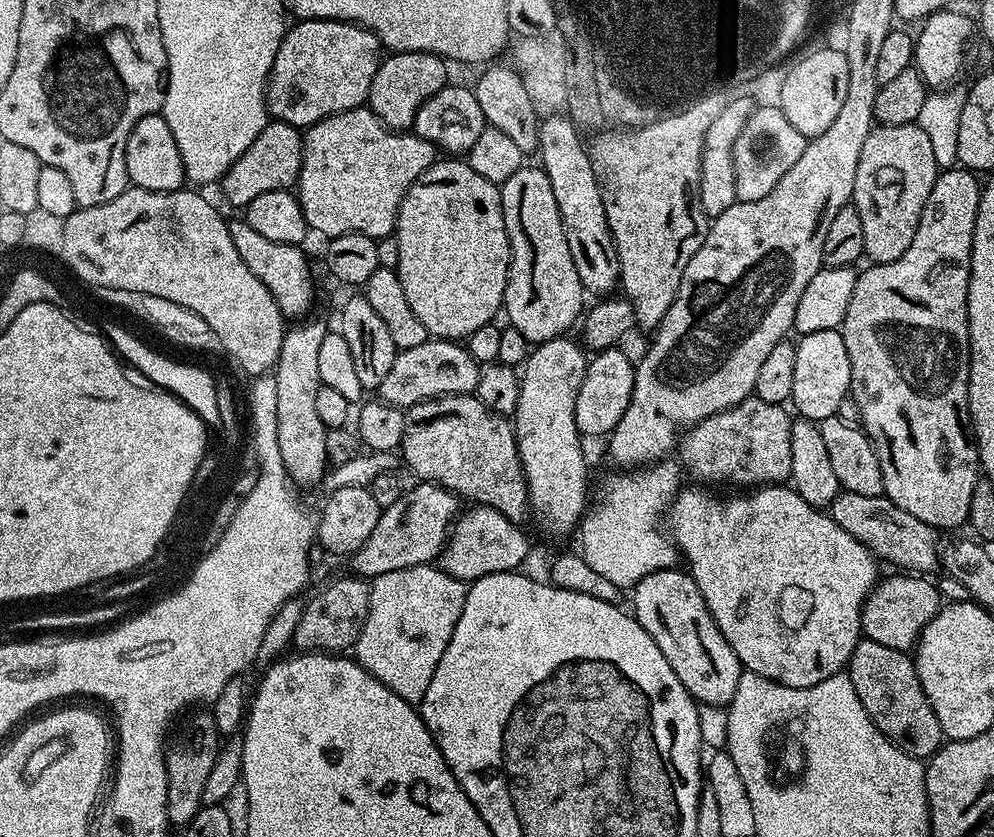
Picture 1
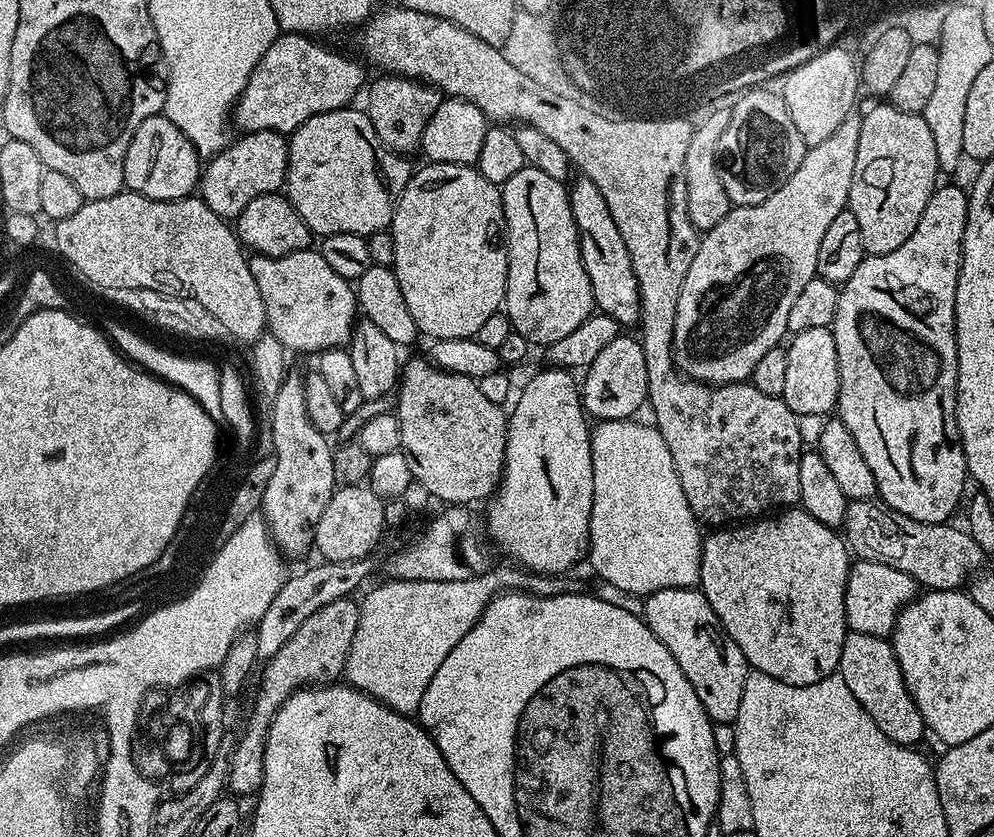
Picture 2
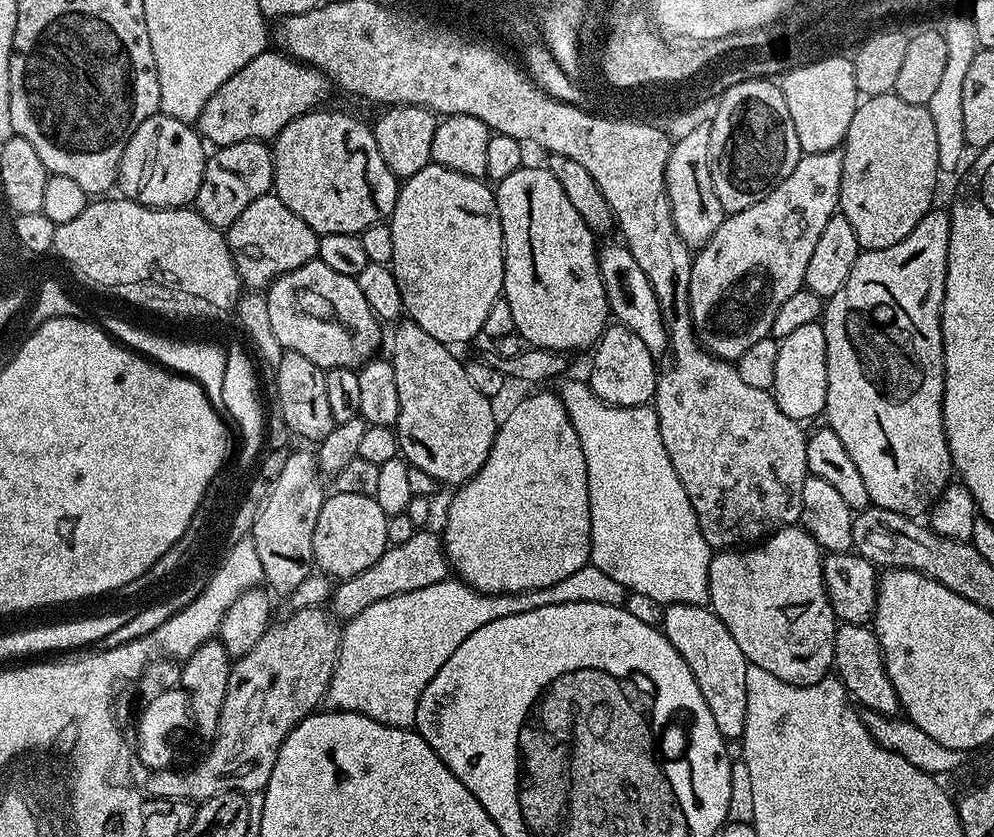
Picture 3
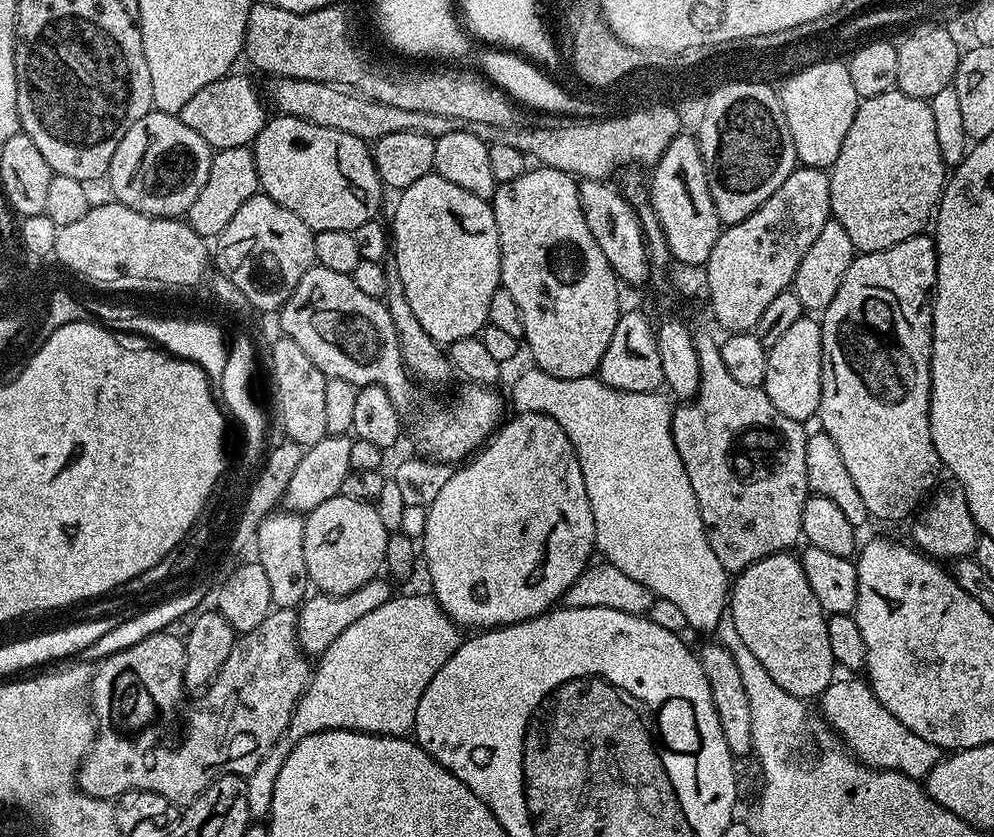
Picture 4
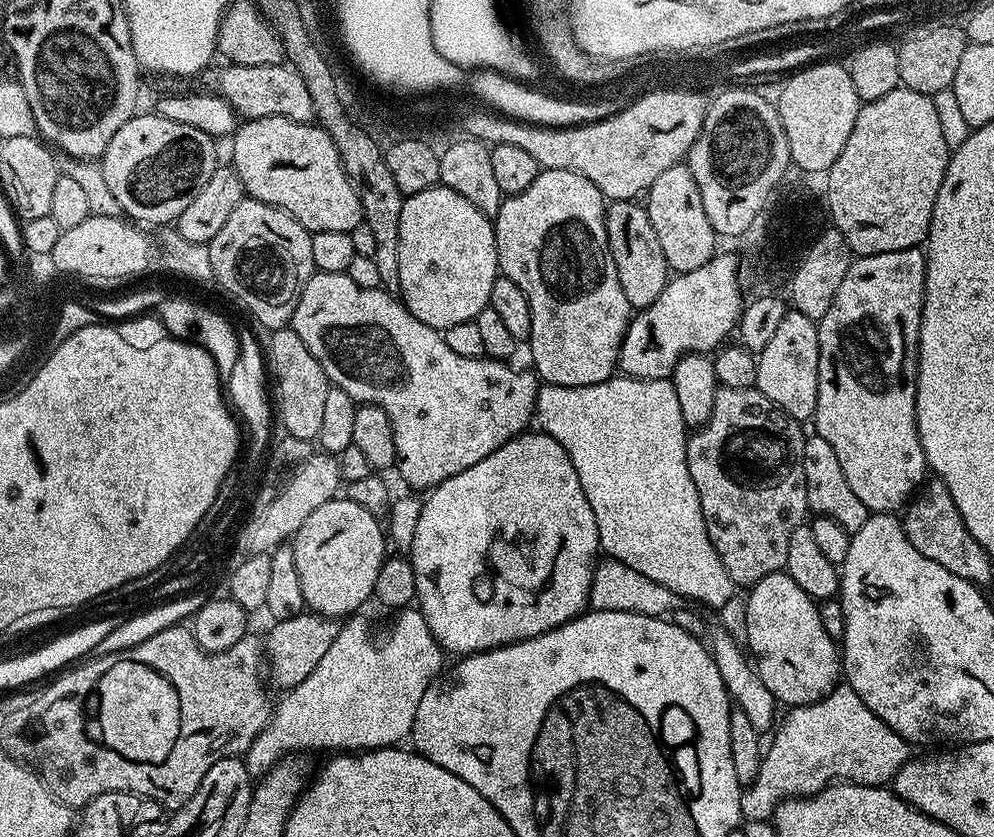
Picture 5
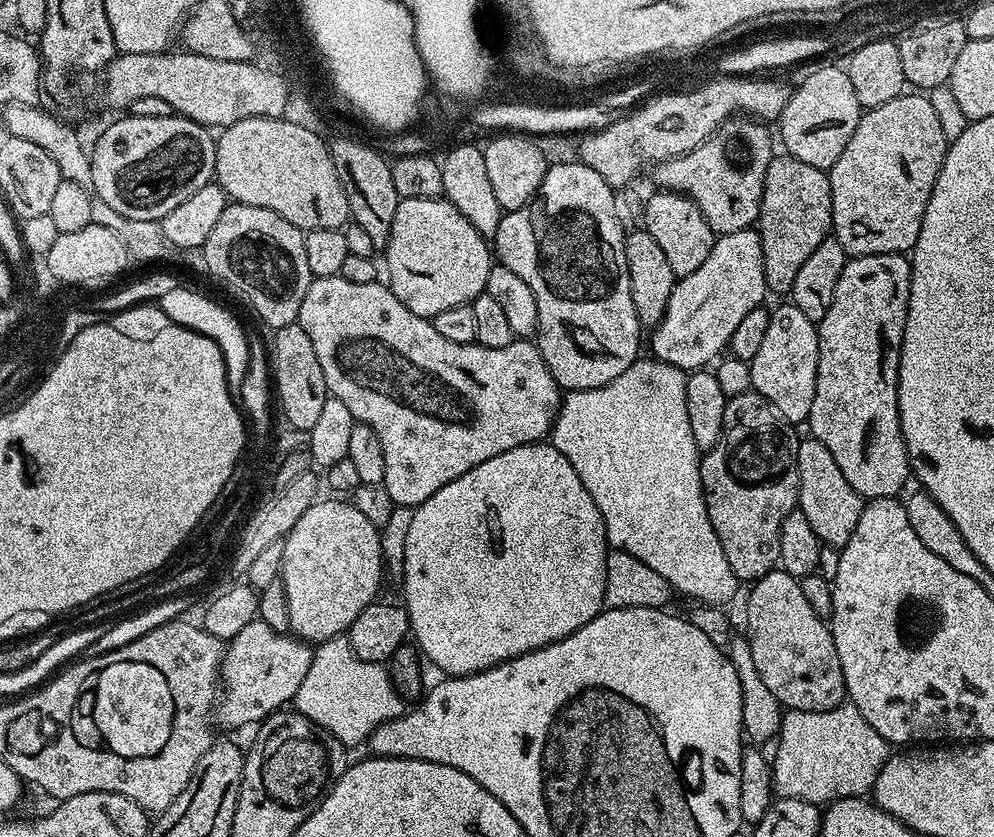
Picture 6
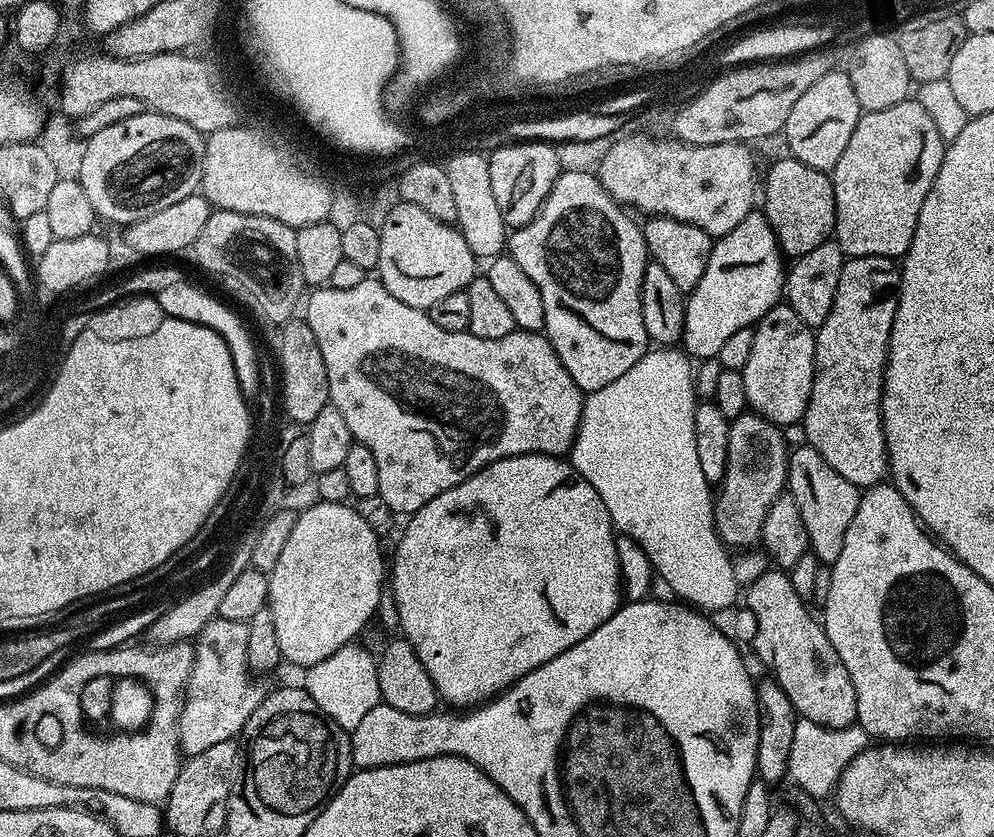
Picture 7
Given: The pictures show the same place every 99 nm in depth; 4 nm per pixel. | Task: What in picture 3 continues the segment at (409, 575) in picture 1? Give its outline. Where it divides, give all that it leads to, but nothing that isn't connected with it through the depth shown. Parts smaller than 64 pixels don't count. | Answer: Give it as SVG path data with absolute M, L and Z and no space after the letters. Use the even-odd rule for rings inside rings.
M591 562L584 564L582 570L574 570L562 582L554 582L554 586L542 586L529 592L505 592L503 594L481 594L467 586L459 579L449 578L442 582L434 582L434 586L422 586L422 590L410 590L406 594L394 594L394 598L382 598L382 602L374 602L374 606L366 606L362 614L347 621L340 634L340 653L336 659L336 669L328 683L327 703L341 712L357 712L366 714L386 726L395 728L412 728L418 714L418 702L422 698L422 690L430 686L430 678L446 666L450 654L479 630L486 622L494 622L494 618L510 618L510 614L526 614L526 610L542 610L542 606L562 606L566 602L598 602L602 606L623 605L626 589L610 574L598 570Z

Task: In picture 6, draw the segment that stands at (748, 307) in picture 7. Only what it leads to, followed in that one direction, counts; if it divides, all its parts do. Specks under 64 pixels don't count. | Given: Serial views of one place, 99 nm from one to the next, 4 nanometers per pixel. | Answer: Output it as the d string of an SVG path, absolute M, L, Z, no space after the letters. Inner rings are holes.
M743 228L717 235L706 262L702 262L694 274L677 279L664 320L651 333L651 355L685 370L700 370L711 365L728 348L742 318L765 303L764 294L768 291L757 229Z

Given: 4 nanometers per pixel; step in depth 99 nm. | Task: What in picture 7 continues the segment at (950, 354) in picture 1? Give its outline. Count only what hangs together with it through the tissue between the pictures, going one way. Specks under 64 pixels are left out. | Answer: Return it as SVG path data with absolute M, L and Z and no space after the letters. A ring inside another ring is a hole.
M854 256L845 259L842 266L842 278L838 278L838 290L834 294L834 306L830 306L830 314L826 314L826 322L822 322L822 326L815 329L816 349L814 350L812 389L802 421L804 436L808 439L805 441L807 447L818 450L818 454L822 454L822 458L826 462L830 462L830 466L834 466L834 470L838 470L838 474L842 474L842 478L846 478L846 482L854 482L854 486L861 490L873 488L875 484L881 483L889 475L888 447L884 437L884 419L880 413L880 399L884 393L884 371L888 365L888 339L890 338L890 330L894 326L894 314L898 310L899 297L900 273L895 259L886 256Z

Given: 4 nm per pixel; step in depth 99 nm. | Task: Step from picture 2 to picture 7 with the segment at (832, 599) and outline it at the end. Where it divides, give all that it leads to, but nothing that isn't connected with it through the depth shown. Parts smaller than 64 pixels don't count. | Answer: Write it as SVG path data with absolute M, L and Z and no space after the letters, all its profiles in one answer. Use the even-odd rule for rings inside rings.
M769 570L764 572L754 583L747 585L748 600L746 606L754 614L758 622L758 630L754 634L752 648L765 669L769 668L771 679L785 692L792 703L797 717L818 723L828 728L844 728L856 724L858 702L854 698L854 686L850 682L850 674L846 674L846 666L842 666L842 658L838 658L838 650L830 646L830 638L826 638L823 623L808 613L805 597L794 590L788 572Z

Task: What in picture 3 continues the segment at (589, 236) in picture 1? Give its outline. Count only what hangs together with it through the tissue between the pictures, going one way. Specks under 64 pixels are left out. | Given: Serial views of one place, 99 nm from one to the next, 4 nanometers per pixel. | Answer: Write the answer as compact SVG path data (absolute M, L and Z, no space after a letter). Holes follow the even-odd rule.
M617 242L617 244L608 244L605 248L603 245L599 249L598 255L602 286L606 290L606 298L608 299L608 311L614 317L615 323L620 324L626 330L630 330L632 335L642 338L642 342L646 342L652 356L667 357L670 349L666 322L662 318L662 310L658 304L658 298L654 294L654 286L650 286L650 278L646 278L646 274L642 274L642 266L638 266L638 262L634 262L634 254L630 254L630 250L623 243Z

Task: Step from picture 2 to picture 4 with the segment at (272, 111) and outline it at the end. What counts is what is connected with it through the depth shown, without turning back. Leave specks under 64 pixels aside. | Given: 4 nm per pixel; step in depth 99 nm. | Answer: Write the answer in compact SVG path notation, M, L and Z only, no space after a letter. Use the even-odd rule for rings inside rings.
M229 74L221 80L210 82L210 86L202 86L186 106L178 113L182 122L198 134L213 150L221 148L246 148L255 141L266 123L264 116L265 101L262 92L256 89L256 84L248 76Z

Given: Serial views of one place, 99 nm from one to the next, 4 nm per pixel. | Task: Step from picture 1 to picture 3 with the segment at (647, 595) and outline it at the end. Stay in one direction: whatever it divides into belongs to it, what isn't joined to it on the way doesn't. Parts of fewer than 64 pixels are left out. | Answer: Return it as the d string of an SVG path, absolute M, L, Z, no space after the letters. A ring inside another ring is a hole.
M701 604L667 605L662 631L670 646L674 646L686 666L690 666L694 682L698 682L698 690L702 690L702 698L706 698L706 706L725 741L739 741L746 730L746 670L749 663L742 650L738 650L734 634L726 630L711 607Z

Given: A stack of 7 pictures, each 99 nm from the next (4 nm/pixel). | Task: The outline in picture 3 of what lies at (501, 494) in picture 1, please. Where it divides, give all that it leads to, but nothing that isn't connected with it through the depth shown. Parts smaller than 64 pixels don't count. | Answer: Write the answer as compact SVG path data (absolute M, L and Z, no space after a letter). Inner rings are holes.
M407 318L401 319L393 328L396 329L392 332L390 359L394 366L394 382L398 386L398 418L394 431L400 444L399 455L417 473L425 472L440 484L464 484L471 476L478 474L494 446L498 415L492 409L493 401L482 394L482 390L476 389L474 382L470 382L470 374L466 374L464 369L465 361L459 360L449 345L438 342L438 338L426 334L422 326Z

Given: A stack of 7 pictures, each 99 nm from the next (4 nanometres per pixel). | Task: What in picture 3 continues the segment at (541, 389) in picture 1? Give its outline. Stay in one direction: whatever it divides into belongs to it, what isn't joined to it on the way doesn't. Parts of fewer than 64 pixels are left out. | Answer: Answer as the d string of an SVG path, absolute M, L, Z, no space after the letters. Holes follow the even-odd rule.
M536 390L533 396L528 396L525 400L520 400L512 409L508 412L508 417L499 421L496 429L496 437L494 438L494 446L490 450L490 454L486 458L486 462L478 470L478 474L471 476L467 482L459 485L455 489L456 497L452 500L452 505L448 508L448 517L444 520L444 532L442 531L442 539L444 542L444 553L448 555L448 562L451 571L455 573L457 577L467 587L481 593L481 594L503 594L505 592L529 592L535 588L541 588L542 586L554 586L554 582L562 582L562 578L568 577L570 574L574 574L574 570L582 570L584 564L589 563L592 555L592 523L590 522L590 498L588 497L588 475L586 474L586 458L582 454L582 442L578 442L578 434L574 430L574 426L570 422L570 418L566 412L566 406L561 402L559 395L555 391L552 392L538 392L542 390Z

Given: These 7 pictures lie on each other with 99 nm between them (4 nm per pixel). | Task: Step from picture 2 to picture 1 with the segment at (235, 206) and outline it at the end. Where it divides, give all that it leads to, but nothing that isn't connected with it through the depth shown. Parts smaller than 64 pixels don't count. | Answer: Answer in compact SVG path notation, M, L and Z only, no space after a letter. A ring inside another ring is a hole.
M269 119L268 124L254 138L250 150L230 166L218 188L224 191L224 196L232 204L246 206L258 198L258 194L270 194L270 190L288 190L300 178L302 170L302 154L304 153L304 137L301 129L295 128L285 120Z

